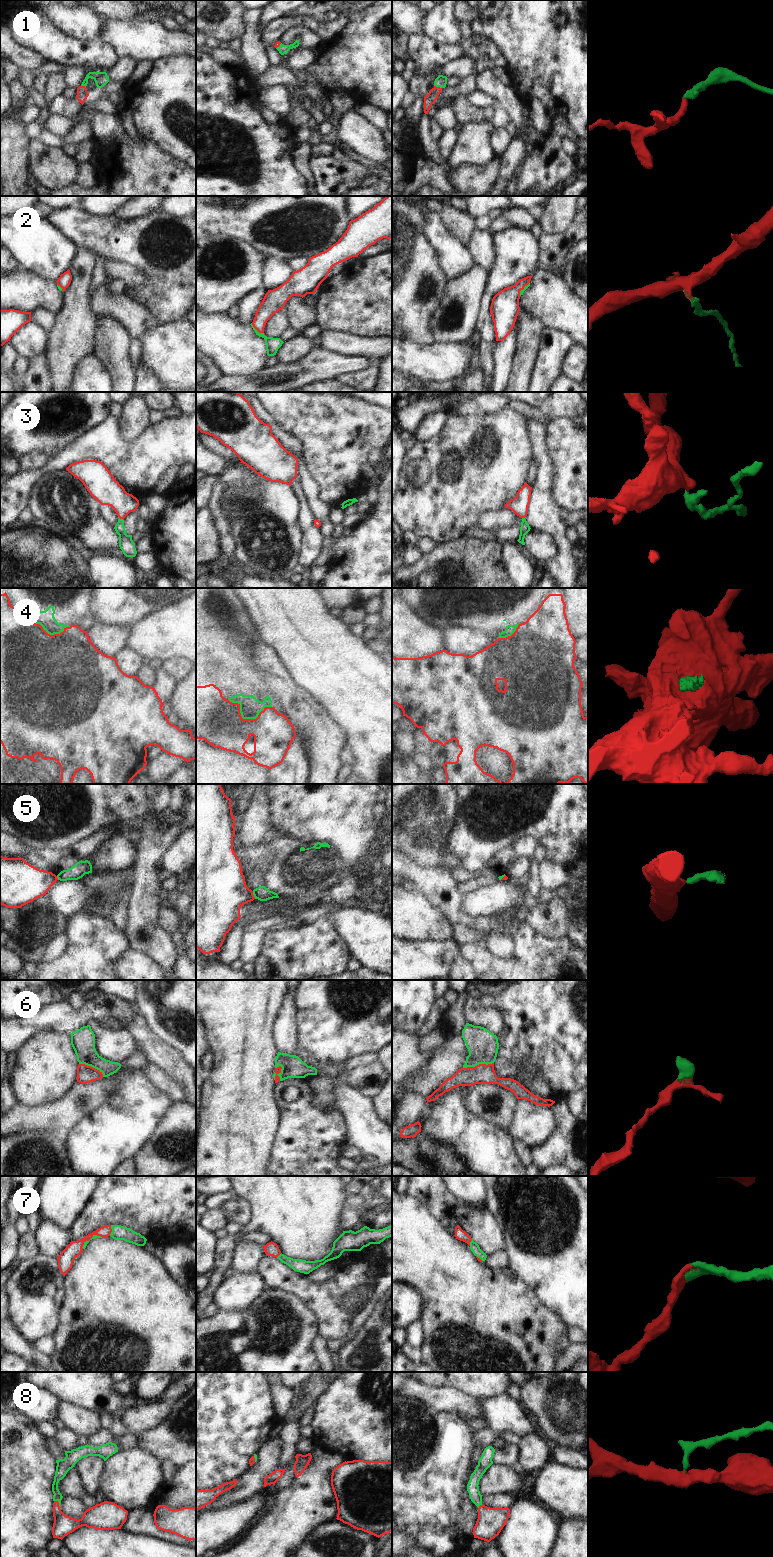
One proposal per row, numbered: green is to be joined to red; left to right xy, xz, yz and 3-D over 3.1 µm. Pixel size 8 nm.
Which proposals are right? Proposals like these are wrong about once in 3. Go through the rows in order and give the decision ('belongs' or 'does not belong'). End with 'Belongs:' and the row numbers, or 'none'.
1: belongs
2: belongs
3: belongs
4: belongs
5: does not belong
6: belongs
7: belongs
8: belongs
Belongs: 1, 2, 3, 4, 6, 7, 8

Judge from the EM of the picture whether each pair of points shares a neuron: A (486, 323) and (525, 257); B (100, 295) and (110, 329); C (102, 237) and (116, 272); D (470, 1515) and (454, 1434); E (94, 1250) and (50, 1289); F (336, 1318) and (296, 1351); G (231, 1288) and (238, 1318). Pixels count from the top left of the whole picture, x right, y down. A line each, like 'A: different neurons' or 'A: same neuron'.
A: same neuron
B: different neurons
C: different neurons
D: same neuron
E: different neurons
F: different neurons
G: different neurons

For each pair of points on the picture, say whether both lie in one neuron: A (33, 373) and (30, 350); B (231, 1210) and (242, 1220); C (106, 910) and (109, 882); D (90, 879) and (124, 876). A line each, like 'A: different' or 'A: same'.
A: different
B: same
C: same
D: same

